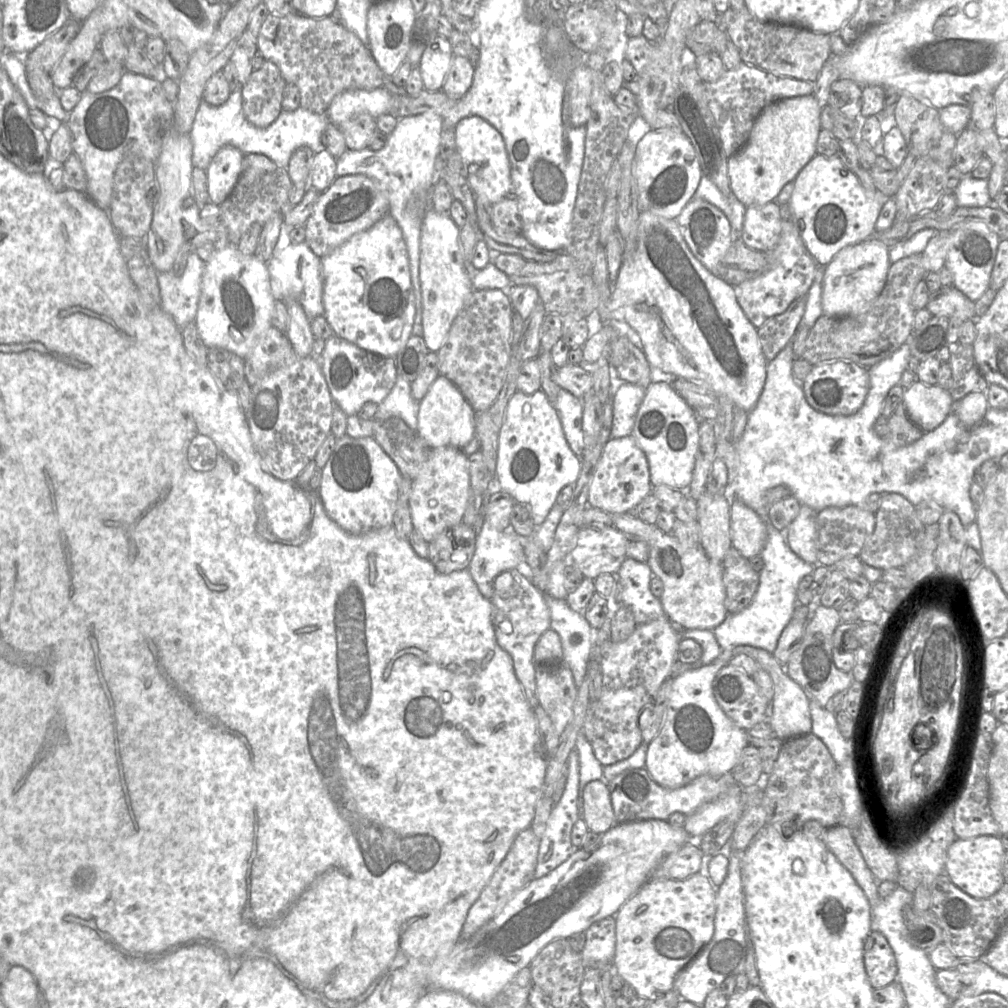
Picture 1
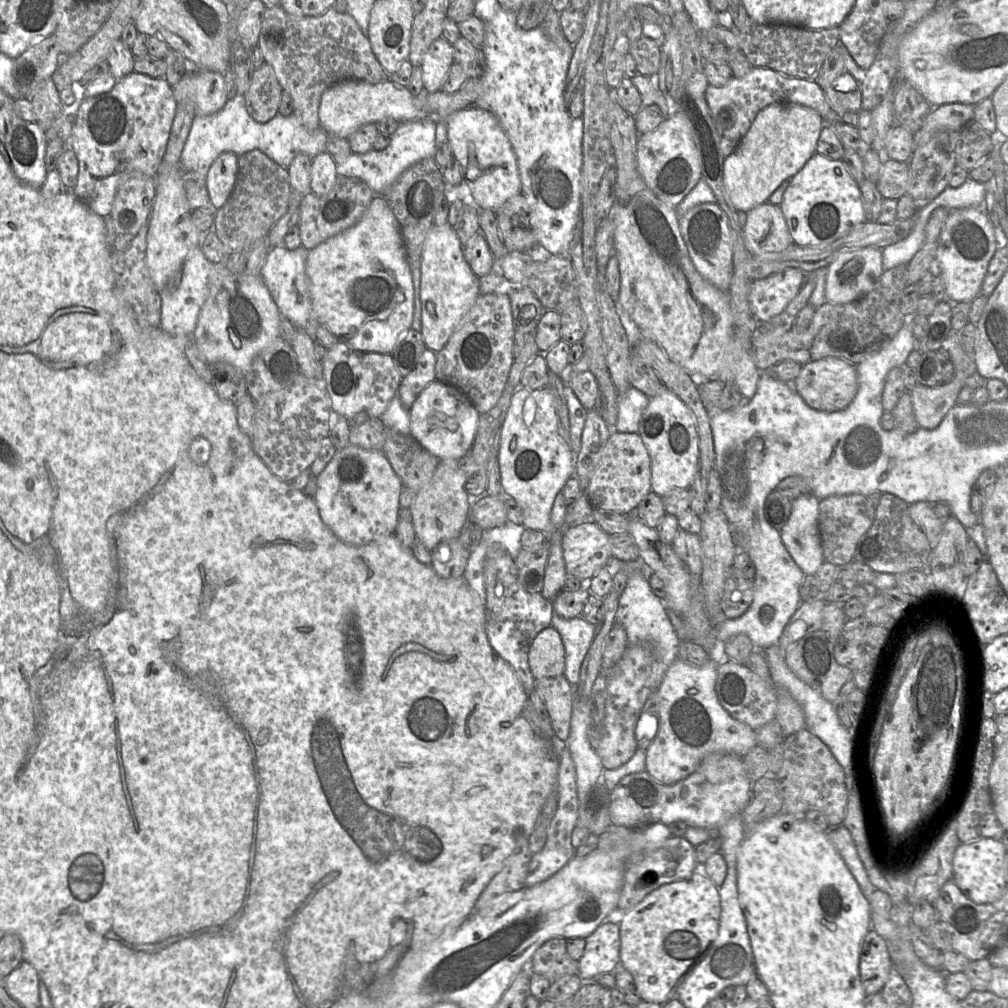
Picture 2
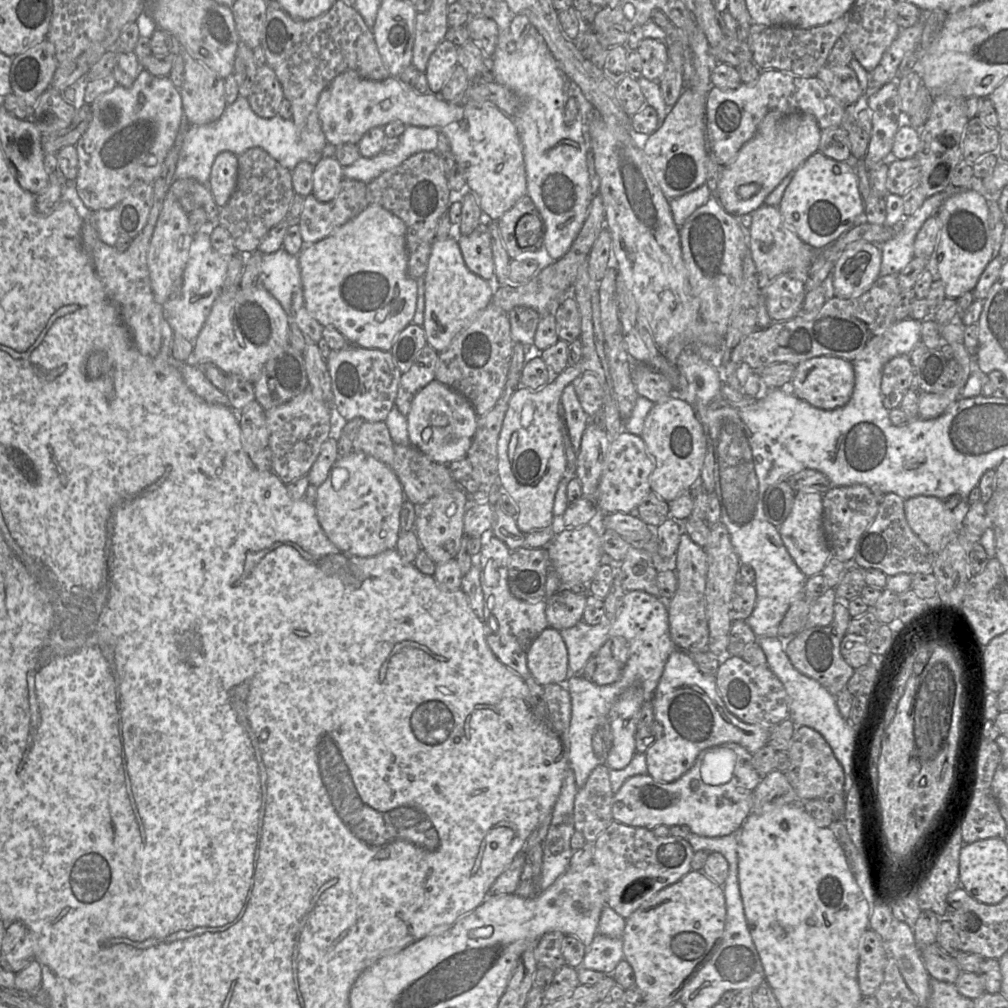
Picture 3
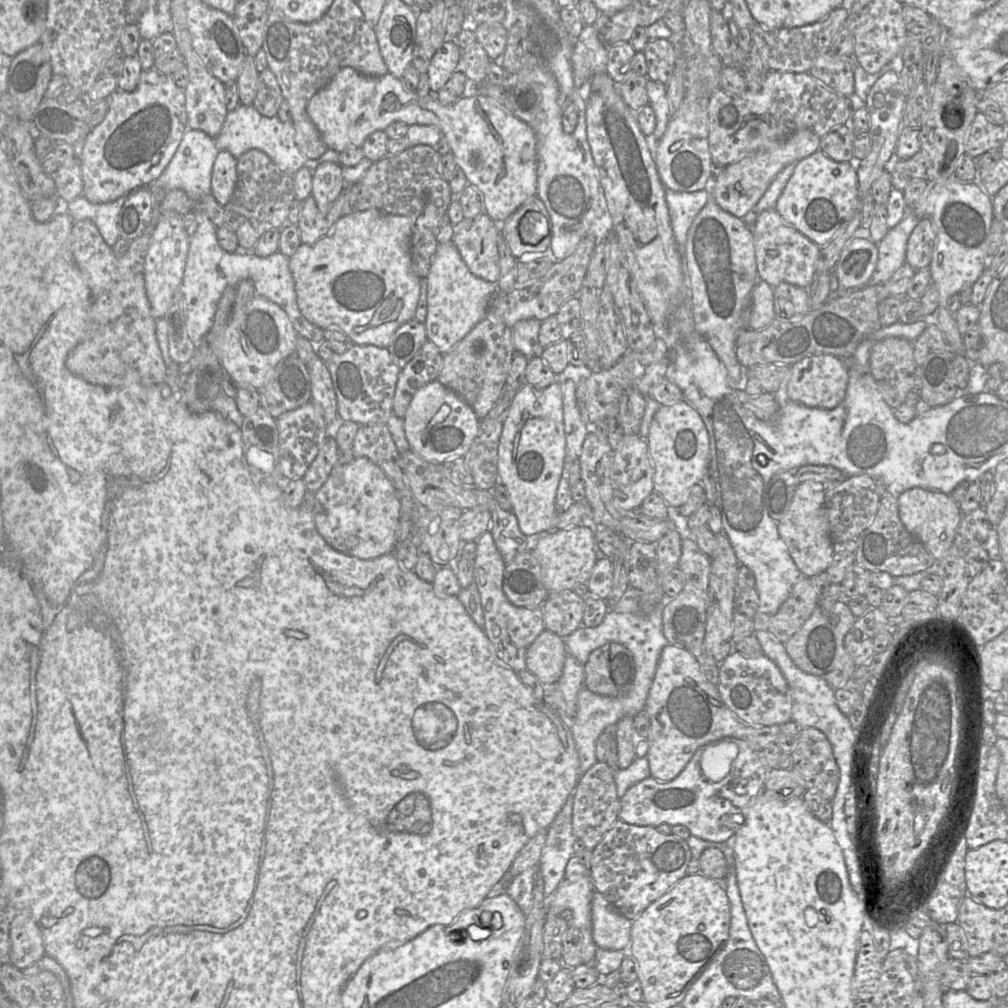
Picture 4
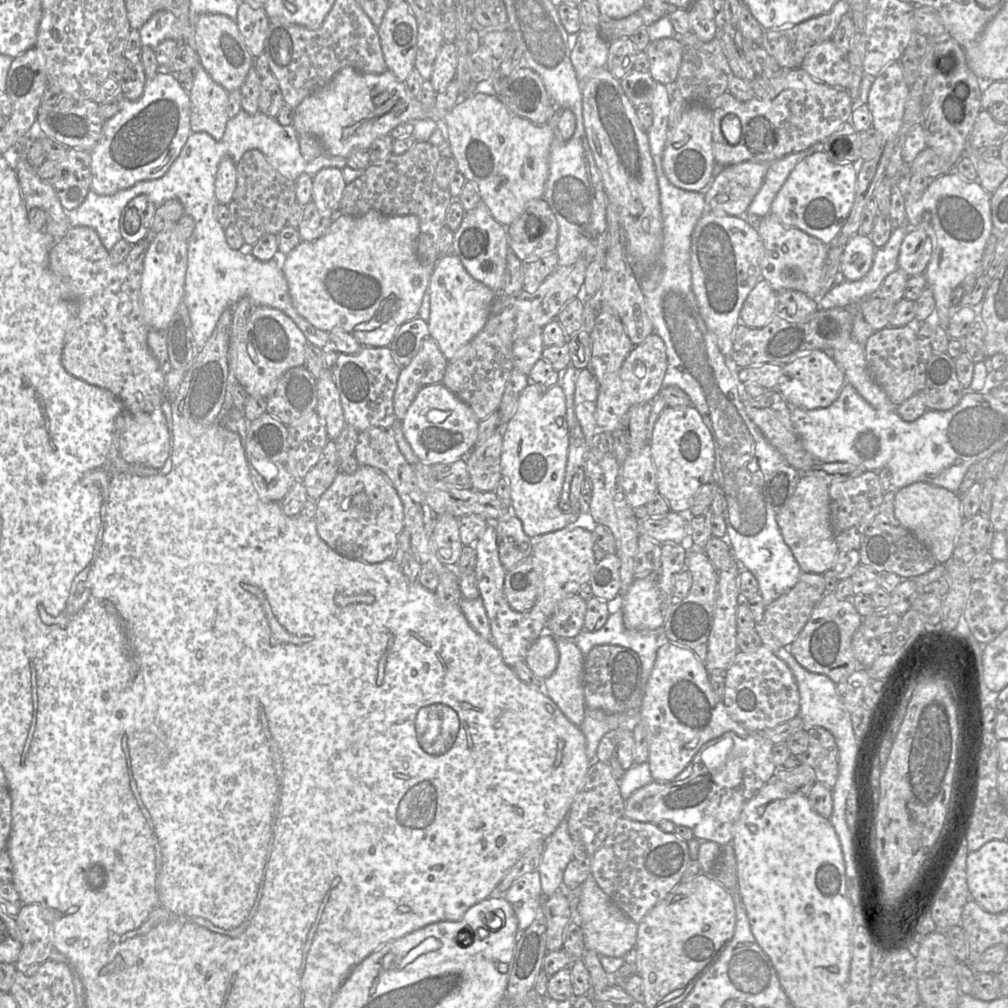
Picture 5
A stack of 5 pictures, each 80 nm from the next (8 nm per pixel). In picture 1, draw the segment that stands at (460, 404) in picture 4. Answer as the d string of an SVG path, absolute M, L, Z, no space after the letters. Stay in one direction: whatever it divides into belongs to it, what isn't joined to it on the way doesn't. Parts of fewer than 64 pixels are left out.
M439 375L419 401L416 431L431 448L452 446L462 449L476 435L476 416L477 412L456 385L447 377Z

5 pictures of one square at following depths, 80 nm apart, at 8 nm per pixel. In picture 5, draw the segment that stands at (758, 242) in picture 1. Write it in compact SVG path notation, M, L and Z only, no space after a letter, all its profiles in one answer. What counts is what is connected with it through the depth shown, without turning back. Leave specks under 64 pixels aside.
M771 213L761 218L756 230L764 248L761 260L762 278L776 292L793 289L815 300L822 297L822 269L828 255L828 246L798 228L785 226Z

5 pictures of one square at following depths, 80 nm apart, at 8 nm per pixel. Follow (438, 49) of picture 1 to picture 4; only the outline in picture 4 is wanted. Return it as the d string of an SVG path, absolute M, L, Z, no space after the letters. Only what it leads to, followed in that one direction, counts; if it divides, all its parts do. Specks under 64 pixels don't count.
M447 39L436 50L427 70L429 85L434 92L438 92L452 73L458 70L460 55L459 47Z

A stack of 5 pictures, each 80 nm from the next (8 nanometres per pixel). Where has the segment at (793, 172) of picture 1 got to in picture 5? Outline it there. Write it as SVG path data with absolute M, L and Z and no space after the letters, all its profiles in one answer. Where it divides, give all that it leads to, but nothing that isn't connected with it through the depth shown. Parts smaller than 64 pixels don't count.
M743 161L725 166L704 191L706 210L744 216L761 188L769 164Z

